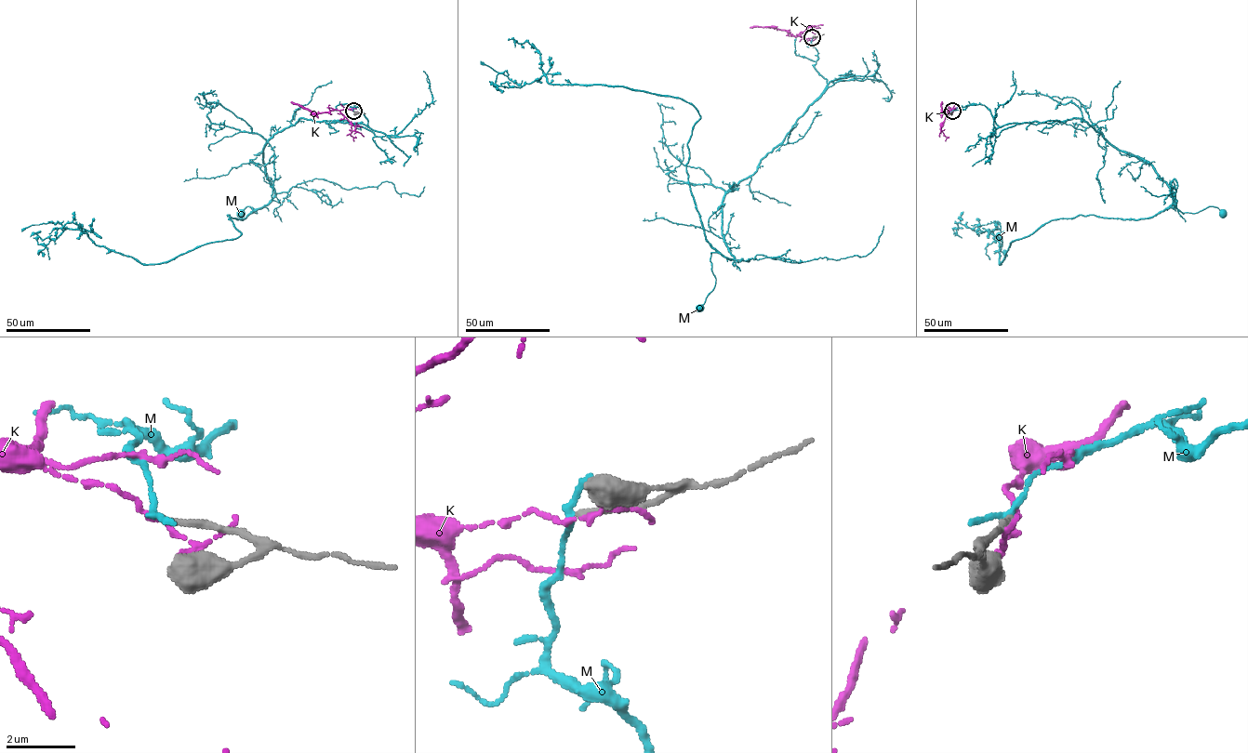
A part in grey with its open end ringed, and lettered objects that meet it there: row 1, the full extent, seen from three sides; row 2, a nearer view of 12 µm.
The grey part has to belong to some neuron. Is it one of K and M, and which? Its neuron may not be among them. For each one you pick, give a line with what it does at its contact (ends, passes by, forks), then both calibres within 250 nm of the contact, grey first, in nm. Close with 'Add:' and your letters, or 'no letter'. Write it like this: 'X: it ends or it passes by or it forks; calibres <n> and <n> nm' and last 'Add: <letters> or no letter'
Add: no letter

